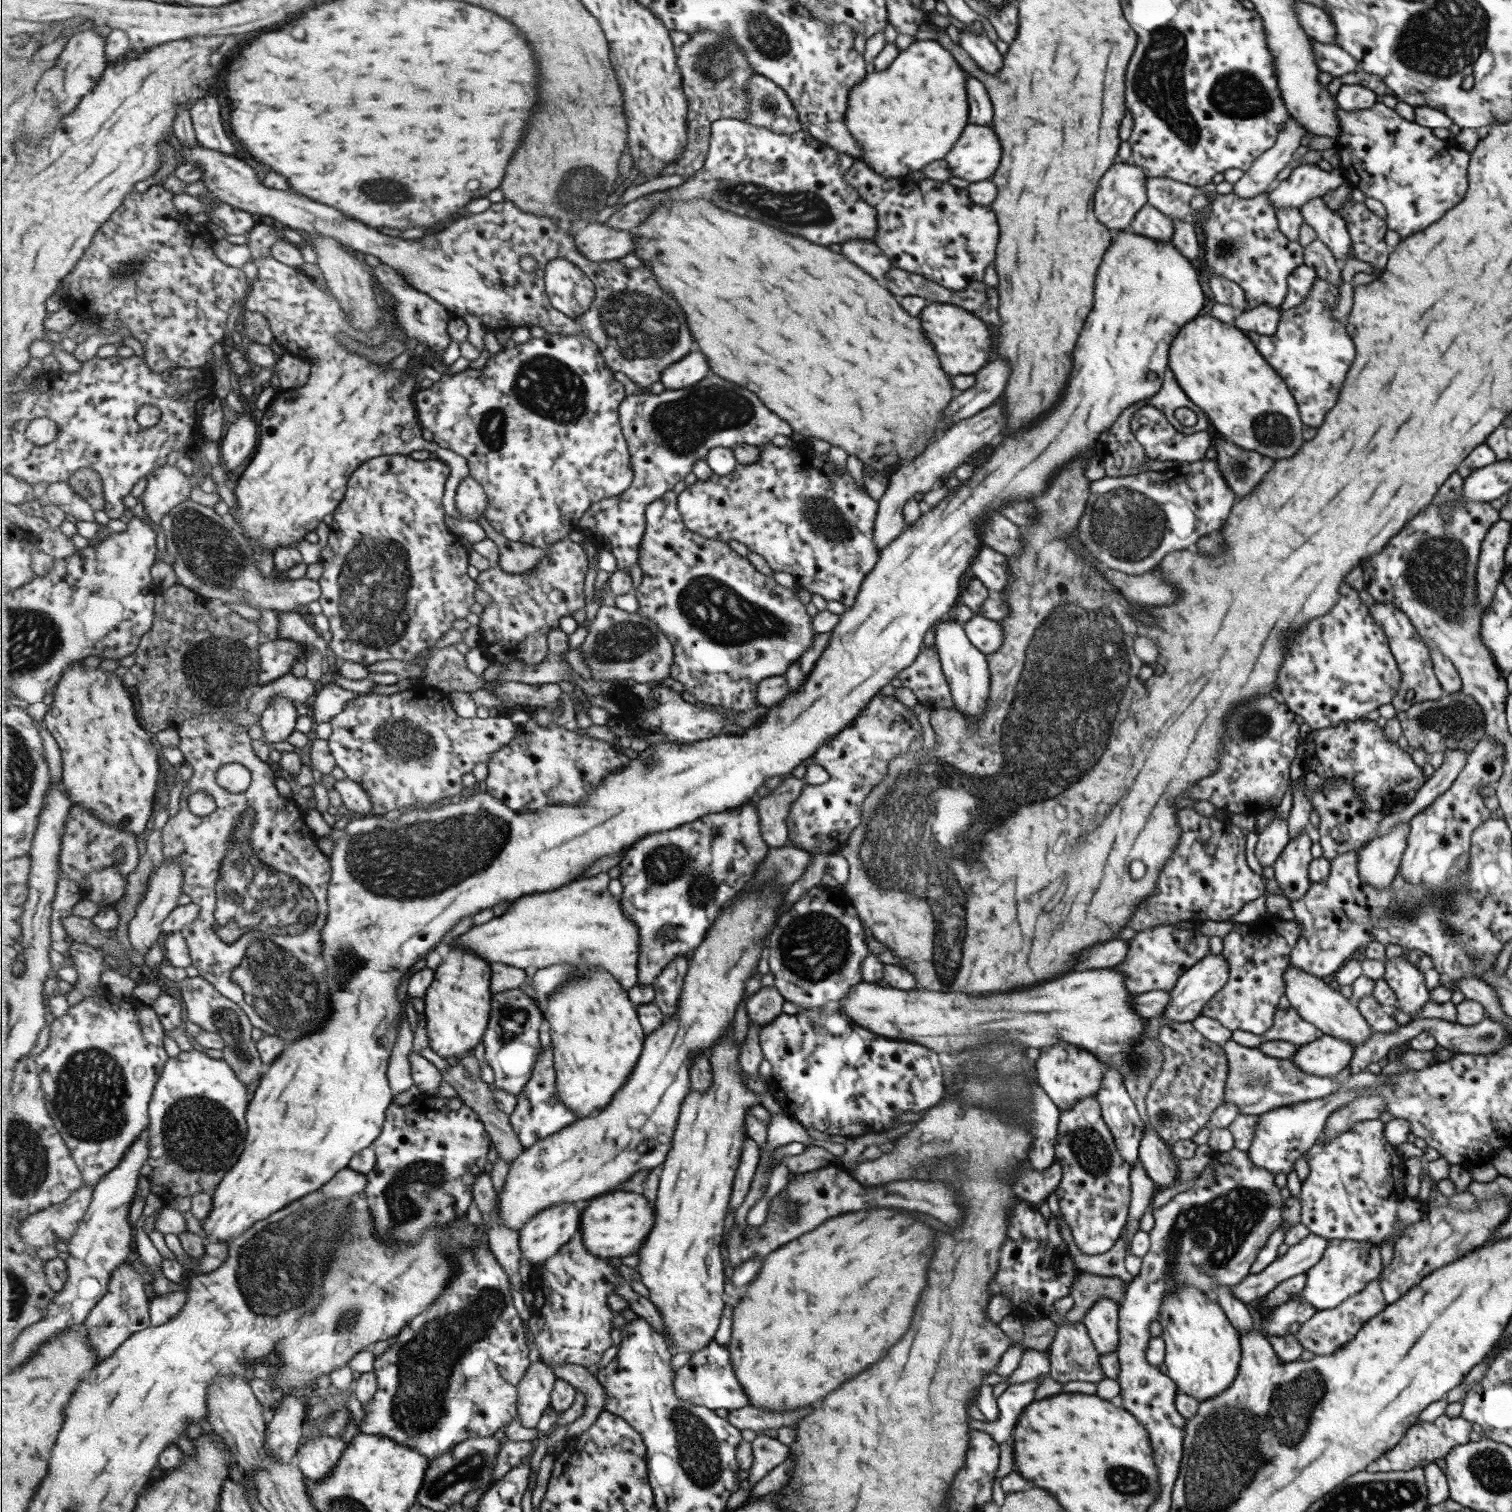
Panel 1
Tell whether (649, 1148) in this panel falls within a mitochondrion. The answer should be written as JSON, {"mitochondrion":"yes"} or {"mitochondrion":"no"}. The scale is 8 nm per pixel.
{"mitochondrion":"no"}

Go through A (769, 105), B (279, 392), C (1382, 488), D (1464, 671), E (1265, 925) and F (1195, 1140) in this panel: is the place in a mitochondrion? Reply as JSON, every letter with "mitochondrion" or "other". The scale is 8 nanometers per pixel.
{"A":"mitochondrion","B":"other","C":"other","D":"other","E":"other","F":"other"}

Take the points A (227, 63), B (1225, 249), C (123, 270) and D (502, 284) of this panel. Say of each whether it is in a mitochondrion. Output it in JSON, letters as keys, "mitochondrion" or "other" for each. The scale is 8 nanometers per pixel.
{"A":"other","B":"mitochondrion","C":"mitochondrion","D":"other"}

